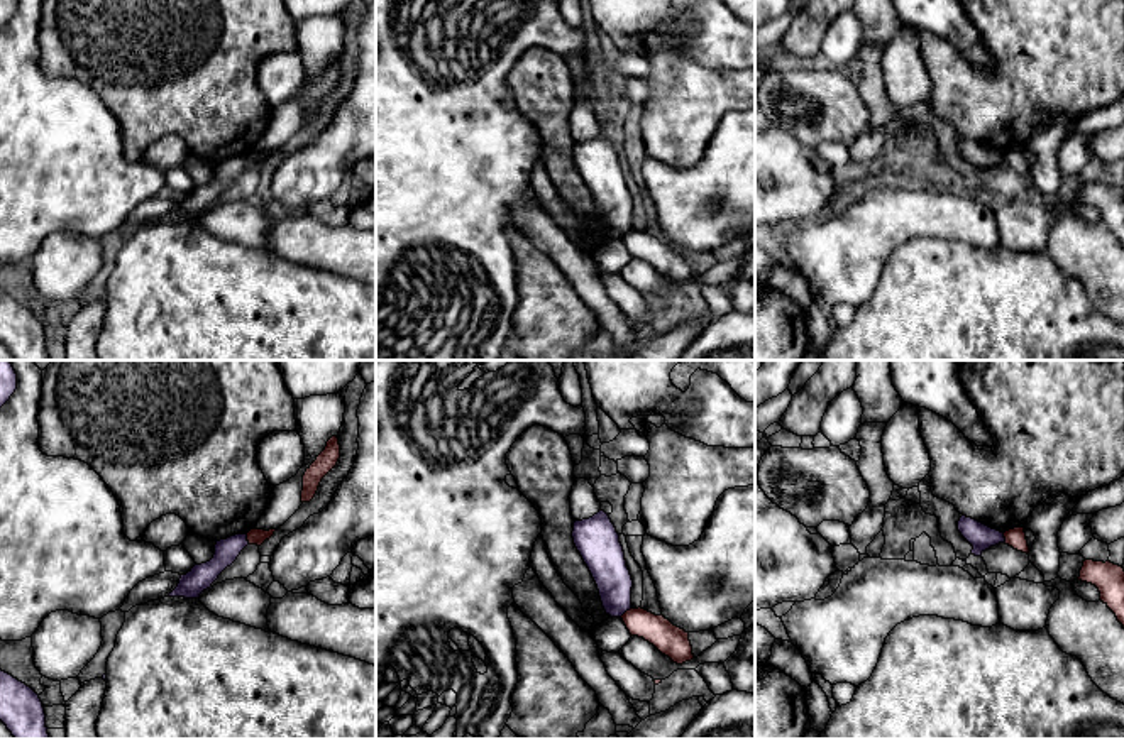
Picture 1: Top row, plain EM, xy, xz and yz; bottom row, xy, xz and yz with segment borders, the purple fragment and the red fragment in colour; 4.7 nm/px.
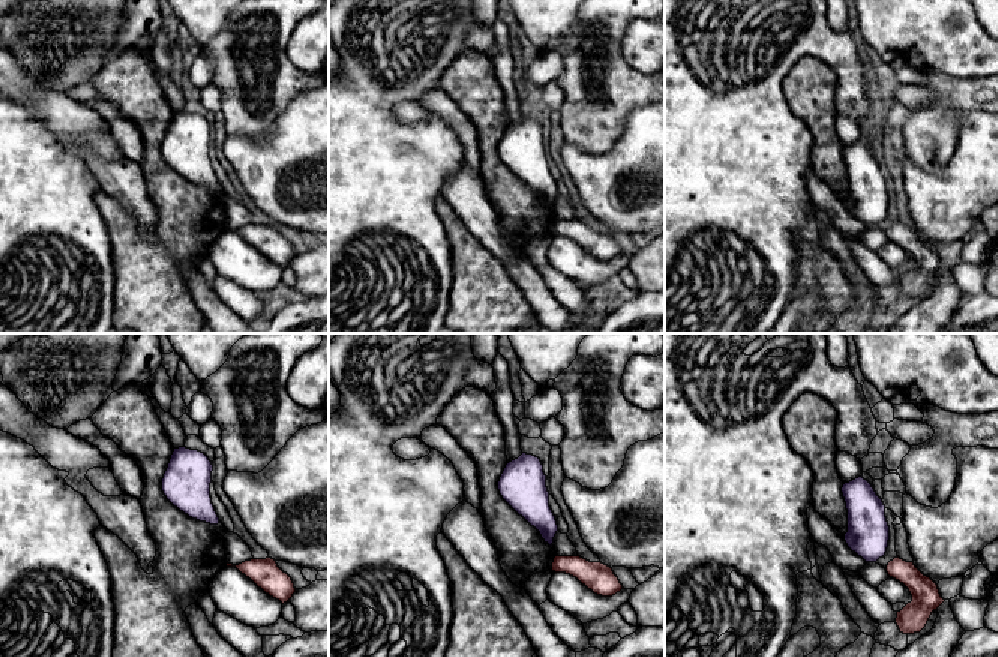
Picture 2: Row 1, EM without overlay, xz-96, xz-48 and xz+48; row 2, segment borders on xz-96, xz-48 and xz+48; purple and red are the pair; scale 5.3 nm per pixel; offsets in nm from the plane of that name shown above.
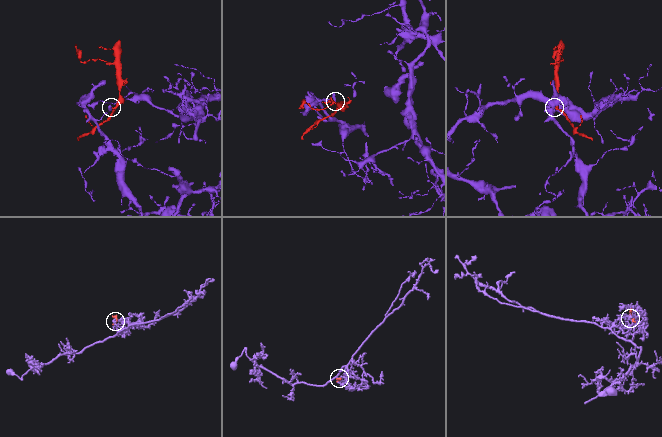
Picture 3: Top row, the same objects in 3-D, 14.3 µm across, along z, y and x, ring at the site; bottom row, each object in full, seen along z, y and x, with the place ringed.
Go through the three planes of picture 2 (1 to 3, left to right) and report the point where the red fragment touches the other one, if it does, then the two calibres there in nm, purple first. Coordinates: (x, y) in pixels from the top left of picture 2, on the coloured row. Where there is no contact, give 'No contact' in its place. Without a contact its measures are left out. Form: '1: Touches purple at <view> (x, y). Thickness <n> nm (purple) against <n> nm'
1: No contact
2: No contact
3: No contact

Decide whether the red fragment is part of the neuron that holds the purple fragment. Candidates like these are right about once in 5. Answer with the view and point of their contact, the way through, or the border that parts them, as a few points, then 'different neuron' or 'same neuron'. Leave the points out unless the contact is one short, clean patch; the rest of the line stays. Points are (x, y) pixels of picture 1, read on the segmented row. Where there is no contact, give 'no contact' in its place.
contact xz (625, 611); border xz (630, 607), (620, 616); different neuron

